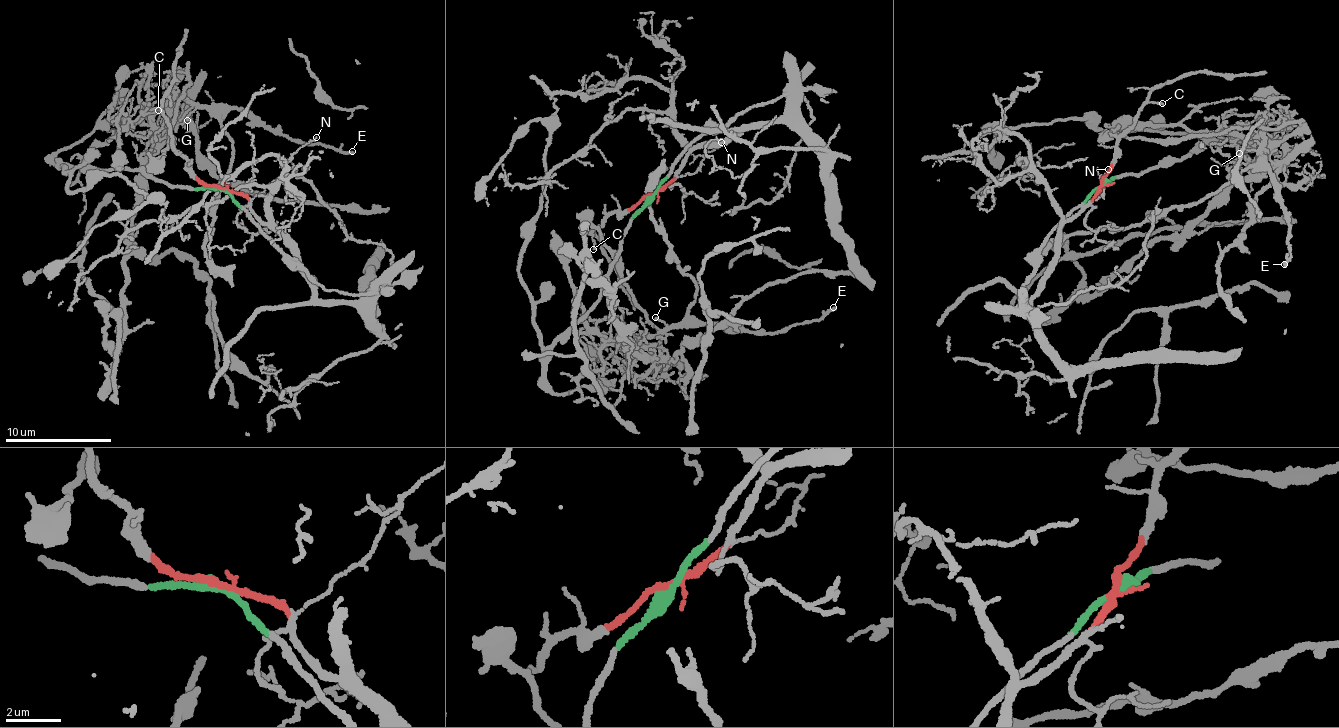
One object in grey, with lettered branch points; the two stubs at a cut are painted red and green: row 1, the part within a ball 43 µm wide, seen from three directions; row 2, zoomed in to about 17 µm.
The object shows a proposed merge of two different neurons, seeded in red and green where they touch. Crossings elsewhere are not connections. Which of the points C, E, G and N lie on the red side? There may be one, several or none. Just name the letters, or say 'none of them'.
C, N

